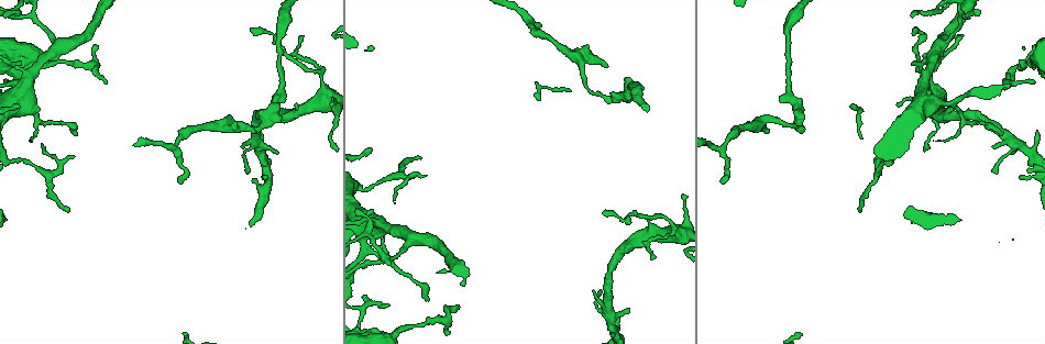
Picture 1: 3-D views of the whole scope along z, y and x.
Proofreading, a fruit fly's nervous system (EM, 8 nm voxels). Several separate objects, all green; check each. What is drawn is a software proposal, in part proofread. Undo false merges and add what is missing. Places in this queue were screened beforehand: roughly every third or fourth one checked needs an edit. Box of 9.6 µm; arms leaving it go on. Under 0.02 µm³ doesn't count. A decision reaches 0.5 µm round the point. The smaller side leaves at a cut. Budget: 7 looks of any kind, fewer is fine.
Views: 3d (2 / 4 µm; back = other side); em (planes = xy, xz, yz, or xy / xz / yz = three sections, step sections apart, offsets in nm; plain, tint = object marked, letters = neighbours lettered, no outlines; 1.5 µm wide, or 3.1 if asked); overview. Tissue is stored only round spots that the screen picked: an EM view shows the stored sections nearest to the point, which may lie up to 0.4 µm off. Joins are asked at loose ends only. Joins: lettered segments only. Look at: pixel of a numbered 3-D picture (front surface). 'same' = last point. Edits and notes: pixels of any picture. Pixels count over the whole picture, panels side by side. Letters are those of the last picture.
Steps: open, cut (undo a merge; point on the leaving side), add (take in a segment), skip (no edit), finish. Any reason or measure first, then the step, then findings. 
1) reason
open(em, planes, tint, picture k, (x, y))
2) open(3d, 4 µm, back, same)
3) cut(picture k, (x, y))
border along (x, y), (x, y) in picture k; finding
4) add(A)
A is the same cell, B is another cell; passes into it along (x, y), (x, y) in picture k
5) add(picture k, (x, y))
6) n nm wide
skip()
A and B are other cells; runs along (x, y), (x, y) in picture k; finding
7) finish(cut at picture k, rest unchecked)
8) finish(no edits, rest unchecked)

calibre changes
open(3d, 2 µm, back, picture 1, (635, 85))

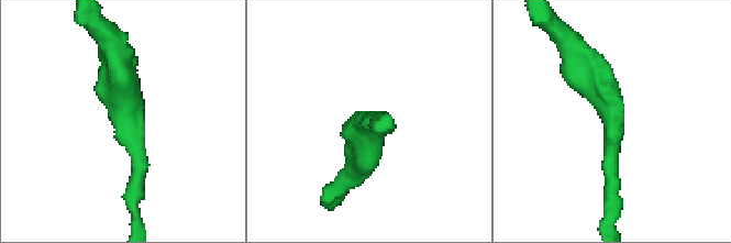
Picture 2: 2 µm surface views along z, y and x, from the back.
open(em, planes, letters, picture 2, (607, 121))

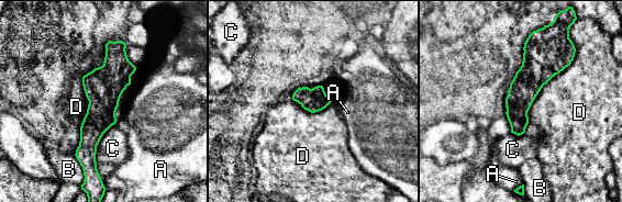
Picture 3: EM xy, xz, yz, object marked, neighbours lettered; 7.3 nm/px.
180 nm wide; D touches over 650 nm
skip()
A, B, C and D are other cells; one cell here

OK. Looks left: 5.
thin end
open(3d, 2 µm, picture 1, (458, 306))

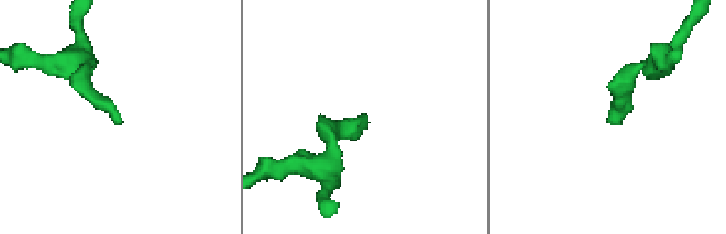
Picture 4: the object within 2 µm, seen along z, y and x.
open(em, planes, letters, picture 4, (362, 115))

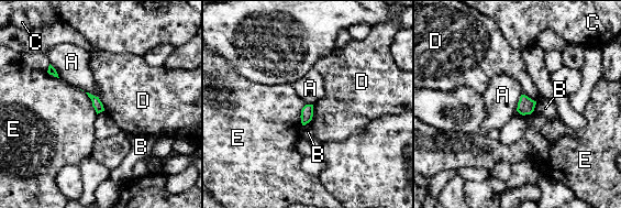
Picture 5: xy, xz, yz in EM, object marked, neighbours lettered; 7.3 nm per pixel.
skip()
A, B, C, D and E are other cells; border along (85, 92), (97, 113) in picture 5; none of them fits

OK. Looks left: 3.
an open end
open(em, xy, step 4, letters, picture 1, (389, 306))

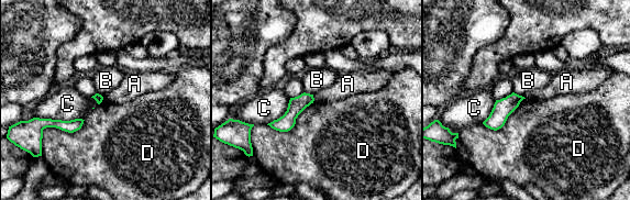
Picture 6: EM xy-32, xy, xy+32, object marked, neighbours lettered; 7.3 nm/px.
skip()
A, B, C and D are other cells; runs along (310, 97), (280, 124), (273, 124) in picture 6; none of them fits

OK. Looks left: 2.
finish(no edits, rest unchecked)

